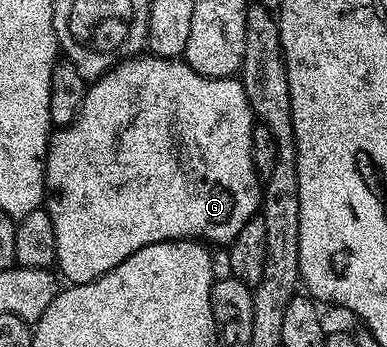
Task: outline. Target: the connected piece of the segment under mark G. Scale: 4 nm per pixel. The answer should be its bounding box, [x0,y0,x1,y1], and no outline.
[44,55,262,285]

